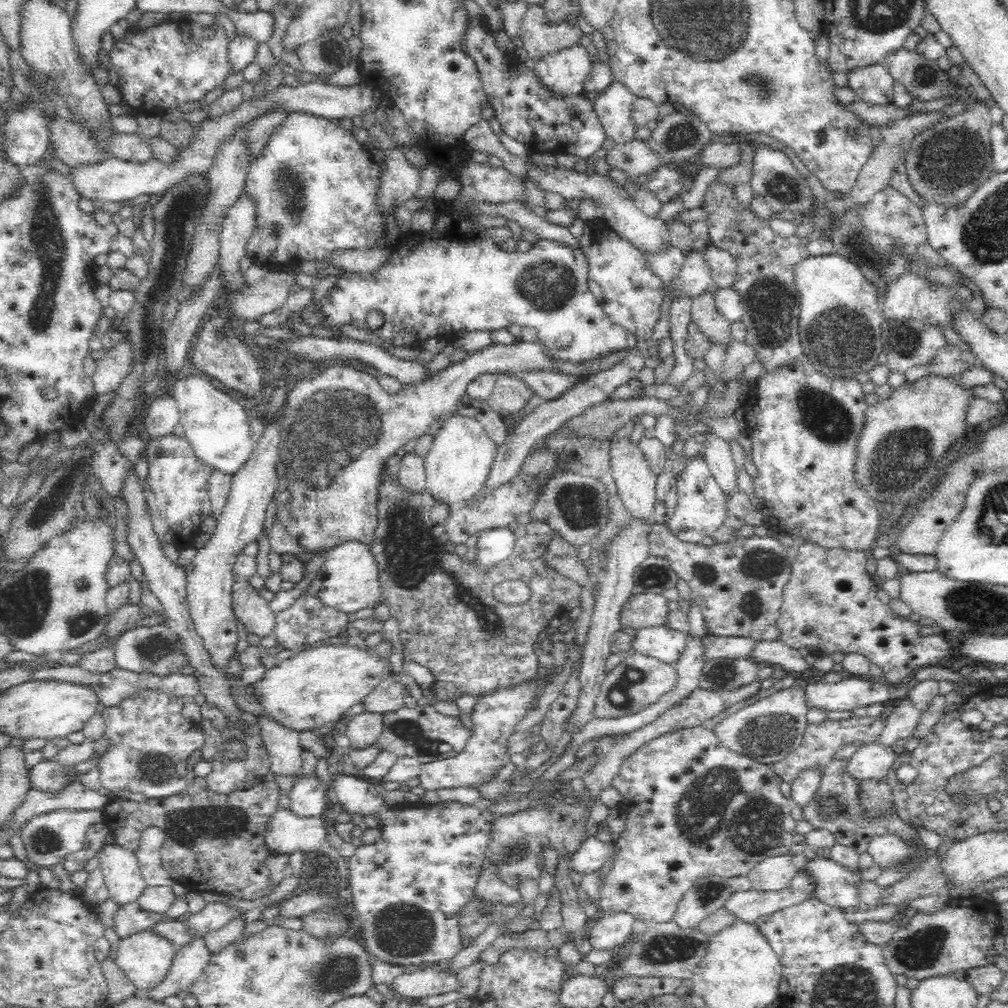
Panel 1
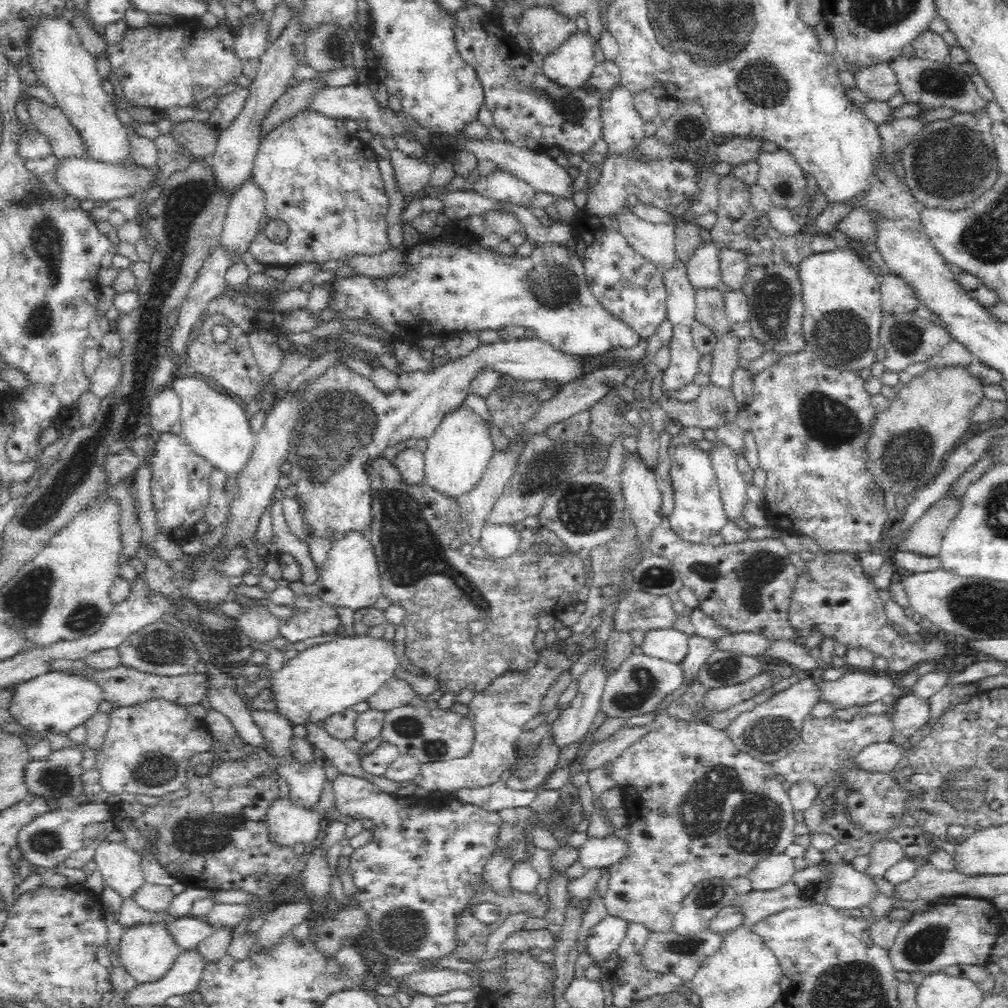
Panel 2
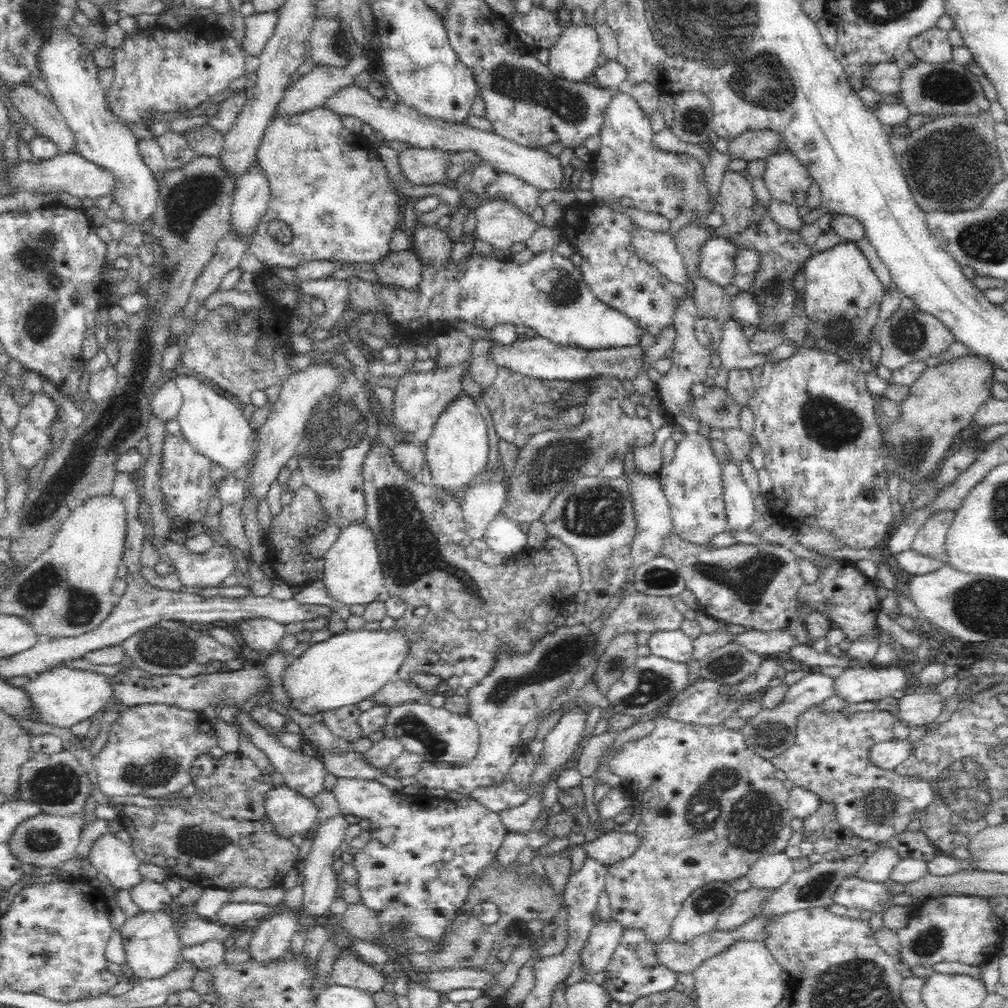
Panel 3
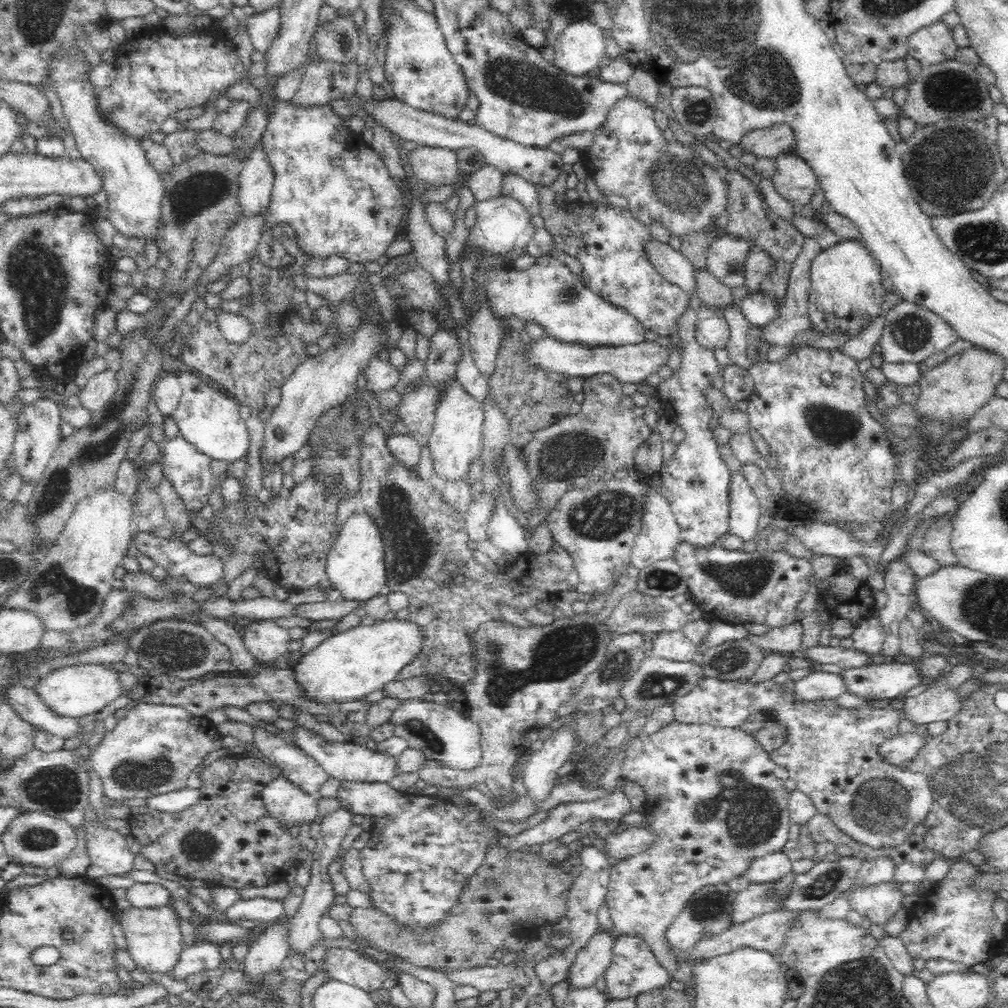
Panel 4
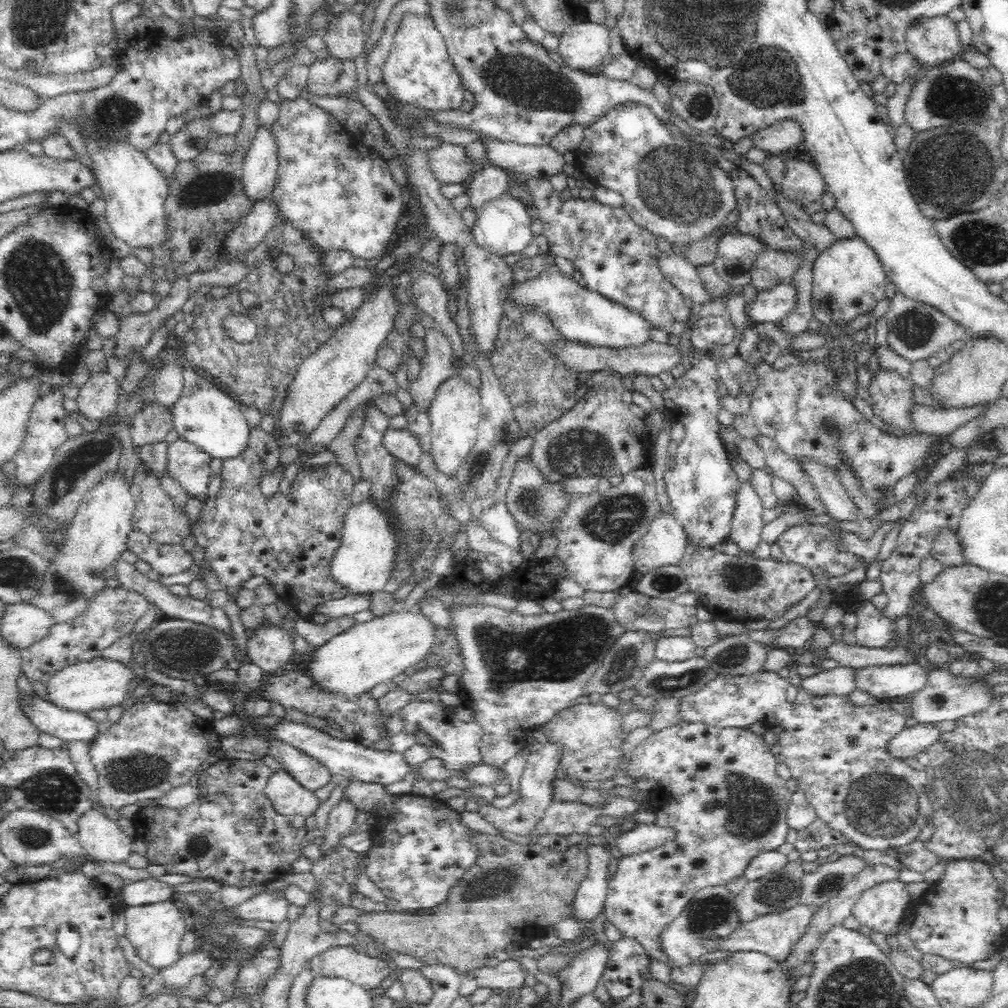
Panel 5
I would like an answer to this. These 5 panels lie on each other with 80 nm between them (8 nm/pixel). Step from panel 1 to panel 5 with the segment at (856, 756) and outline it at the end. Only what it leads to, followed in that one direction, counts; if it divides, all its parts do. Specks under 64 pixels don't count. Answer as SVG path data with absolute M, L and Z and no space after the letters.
M916 723L891 738L886 743L885 749L892 758L905 761L922 752L924 747L930 746L930 743L933 743L940 733L940 729L932 724Z

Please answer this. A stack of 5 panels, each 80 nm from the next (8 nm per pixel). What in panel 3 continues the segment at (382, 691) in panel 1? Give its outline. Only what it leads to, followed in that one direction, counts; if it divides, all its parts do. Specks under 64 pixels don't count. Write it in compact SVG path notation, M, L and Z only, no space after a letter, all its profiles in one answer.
M397 678L383 684L383 687L372 695L372 700L378 706L392 707L417 701L423 694L423 689L412 680Z

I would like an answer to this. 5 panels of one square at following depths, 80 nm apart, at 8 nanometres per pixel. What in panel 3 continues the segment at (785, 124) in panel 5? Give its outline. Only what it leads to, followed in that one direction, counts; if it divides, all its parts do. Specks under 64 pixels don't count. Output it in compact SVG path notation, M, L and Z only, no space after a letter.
M770 131L743 132L729 141L725 158L746 162L766 159L770 154L776 154L781 144L779 136Z

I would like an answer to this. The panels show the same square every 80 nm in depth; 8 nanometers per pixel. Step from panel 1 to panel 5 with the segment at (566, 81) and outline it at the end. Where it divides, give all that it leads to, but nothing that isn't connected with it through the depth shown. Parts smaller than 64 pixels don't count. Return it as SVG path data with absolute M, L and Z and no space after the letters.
M588 21L568 26L558 37L558 54L564 58L564 66L582 72L599 70L602 58L608 54L609 45L614 41L605 24Z

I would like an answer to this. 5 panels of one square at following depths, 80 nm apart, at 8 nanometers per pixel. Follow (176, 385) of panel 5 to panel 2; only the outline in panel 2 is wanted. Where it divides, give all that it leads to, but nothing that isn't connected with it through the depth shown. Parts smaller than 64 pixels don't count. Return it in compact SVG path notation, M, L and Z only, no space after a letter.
M171 385L152 395L148 419L150 429L159 435L170 432L170 428L180 422L181 403Z

